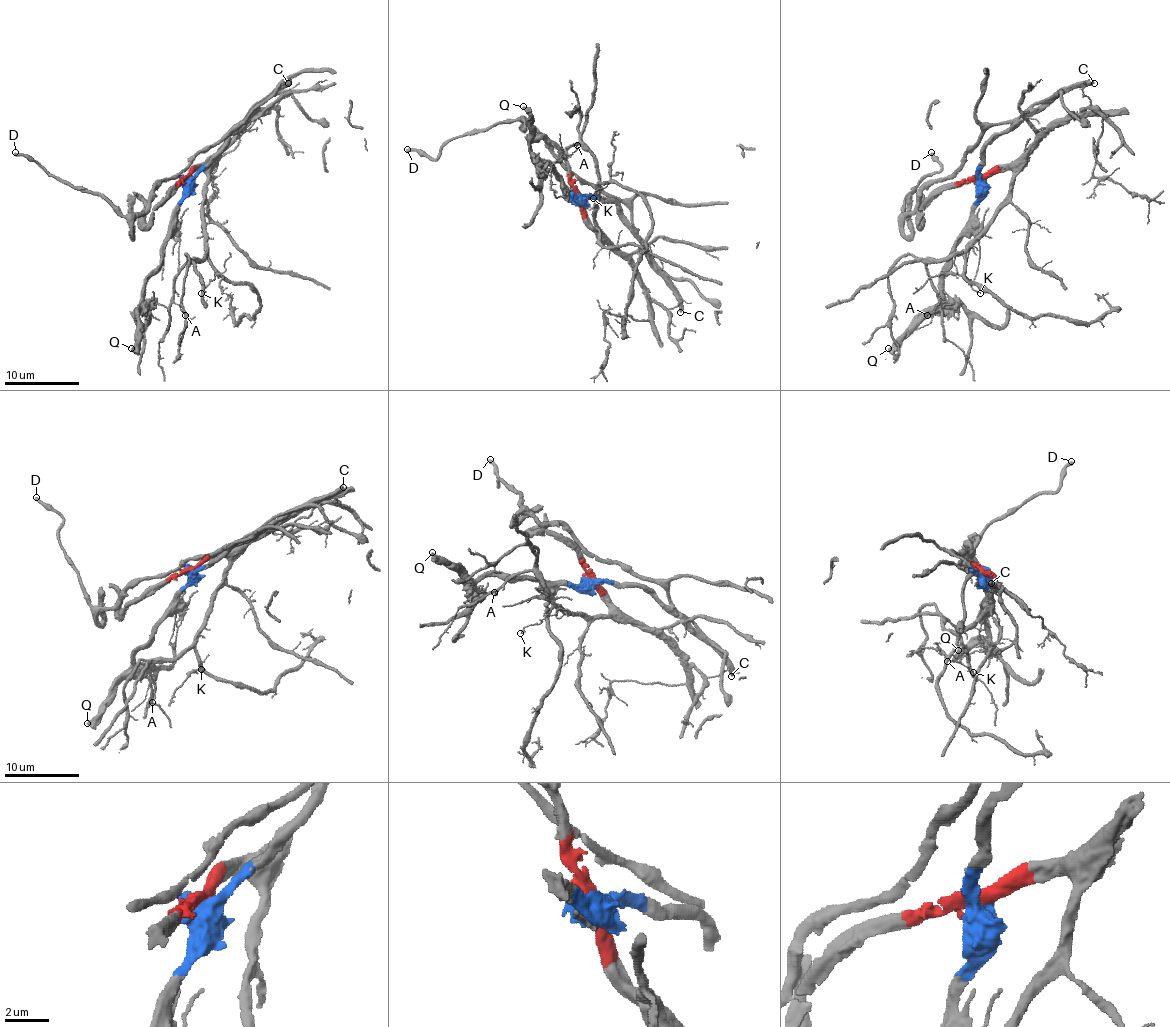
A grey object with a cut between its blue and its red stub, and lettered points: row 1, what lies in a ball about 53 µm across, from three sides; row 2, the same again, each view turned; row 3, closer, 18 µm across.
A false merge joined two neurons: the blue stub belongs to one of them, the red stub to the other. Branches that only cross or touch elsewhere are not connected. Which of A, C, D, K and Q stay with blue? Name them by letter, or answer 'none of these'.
C, Q

